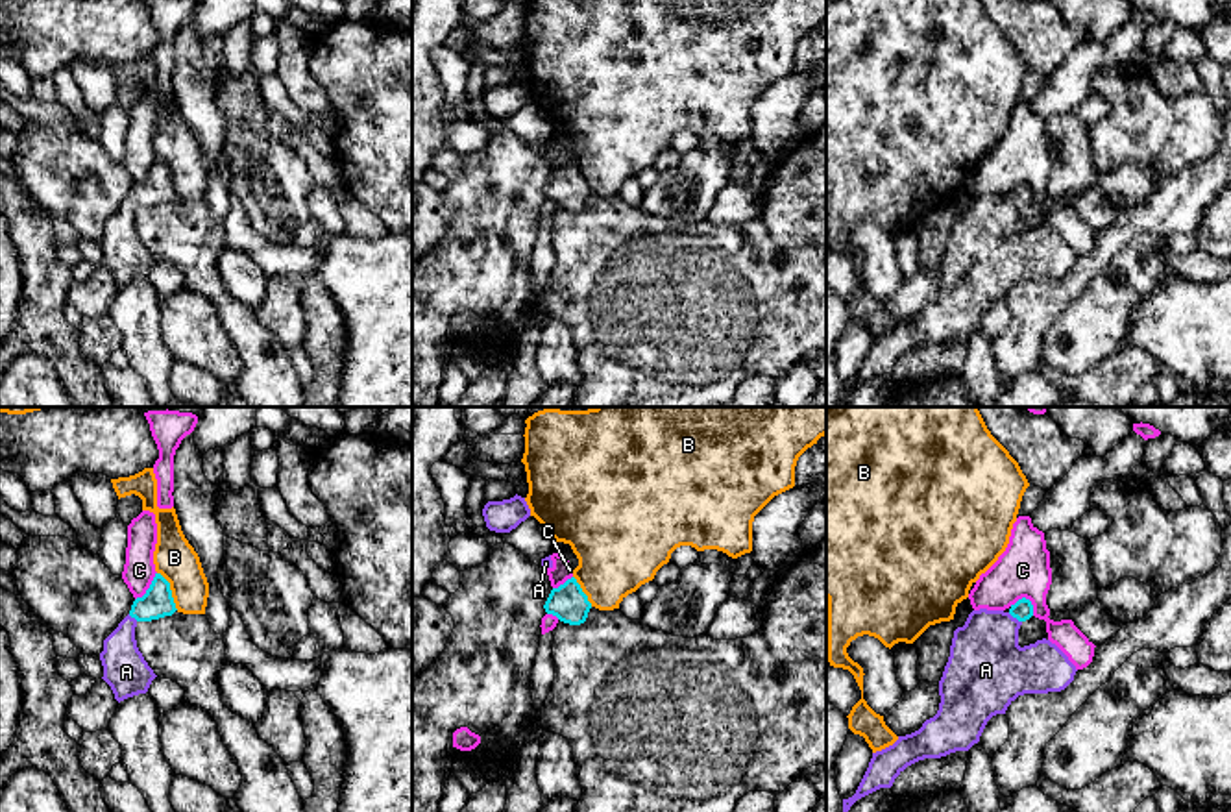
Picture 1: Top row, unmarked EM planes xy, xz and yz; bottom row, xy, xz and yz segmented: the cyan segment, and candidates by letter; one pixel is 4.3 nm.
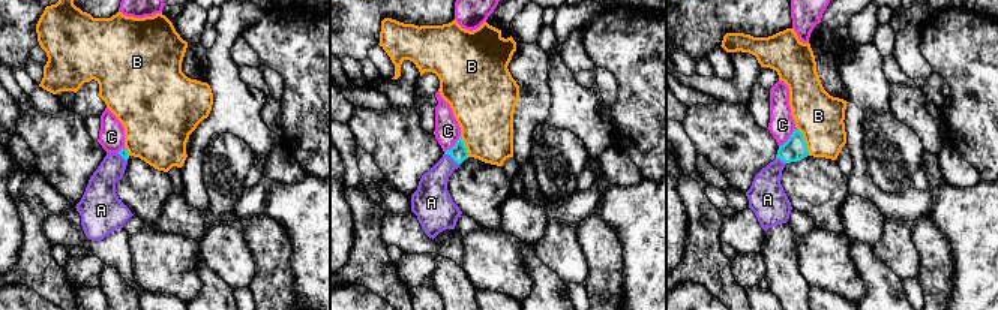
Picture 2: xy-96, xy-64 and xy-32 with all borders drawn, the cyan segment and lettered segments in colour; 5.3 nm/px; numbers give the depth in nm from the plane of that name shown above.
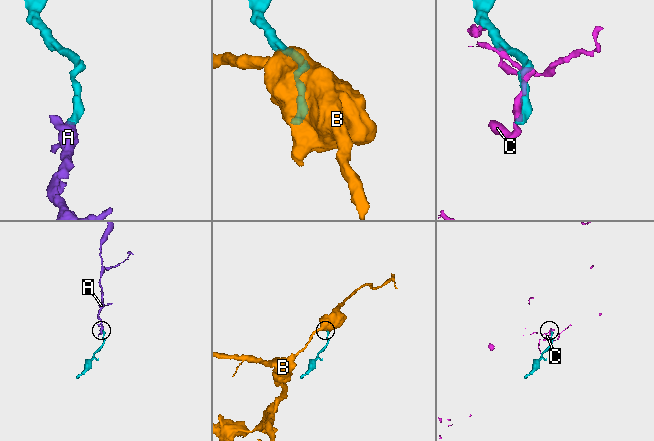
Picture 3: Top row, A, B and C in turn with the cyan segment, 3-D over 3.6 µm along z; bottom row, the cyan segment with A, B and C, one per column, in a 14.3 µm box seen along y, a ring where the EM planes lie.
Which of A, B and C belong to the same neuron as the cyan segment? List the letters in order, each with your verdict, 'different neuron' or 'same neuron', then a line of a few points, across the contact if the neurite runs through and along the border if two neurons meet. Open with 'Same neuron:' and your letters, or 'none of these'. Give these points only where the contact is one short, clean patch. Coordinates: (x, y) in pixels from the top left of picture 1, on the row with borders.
Same neuron: A
A: same neuron | yz (1023, 609), (1015, 616), (987, 644), (987, 666)
B: different neuron | xy (158, 572), (169, 583), (178, 609)
C: different neuron

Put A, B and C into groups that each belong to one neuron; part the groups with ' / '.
A / B / C

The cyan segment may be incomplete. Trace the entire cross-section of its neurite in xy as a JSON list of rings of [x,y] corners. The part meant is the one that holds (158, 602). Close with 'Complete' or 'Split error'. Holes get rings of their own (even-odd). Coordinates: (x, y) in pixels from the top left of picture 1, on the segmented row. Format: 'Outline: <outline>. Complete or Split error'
Outline: [[[155,573],[146,594],[133,601],[129,614],[104,640],[104,651],[100,653],[102,679],[111,686],[118,703],[146,694],[157,677],[137,647],[137,623],[172,616],[176,610],[170,583]]]. Split error

